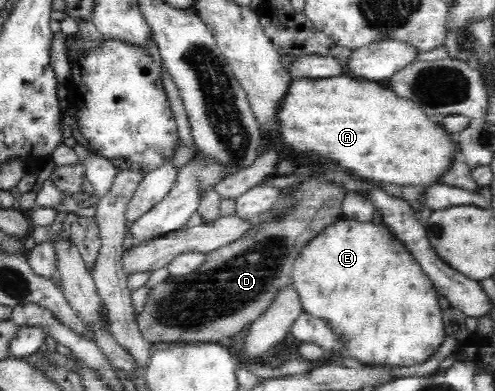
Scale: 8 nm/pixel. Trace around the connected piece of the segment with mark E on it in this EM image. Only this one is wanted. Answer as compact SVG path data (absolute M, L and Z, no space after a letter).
M344 217L316 235L300 251L292 269L303 311L323 319L344 348L344 354L370 368L417 367L440 350L446 333L436 288L420 264L381 223L360 223Z

